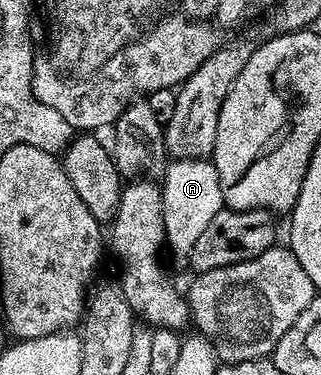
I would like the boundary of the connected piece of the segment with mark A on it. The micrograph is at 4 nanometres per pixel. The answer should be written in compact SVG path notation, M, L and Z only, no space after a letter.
M173 160L168 164L162 175L164 183L160 185L166 245L172 248L174 256L188 259L194 251L194 243L198 243L198 235L202 235L217 211L224 207L224 196L216 166L209 160Z

